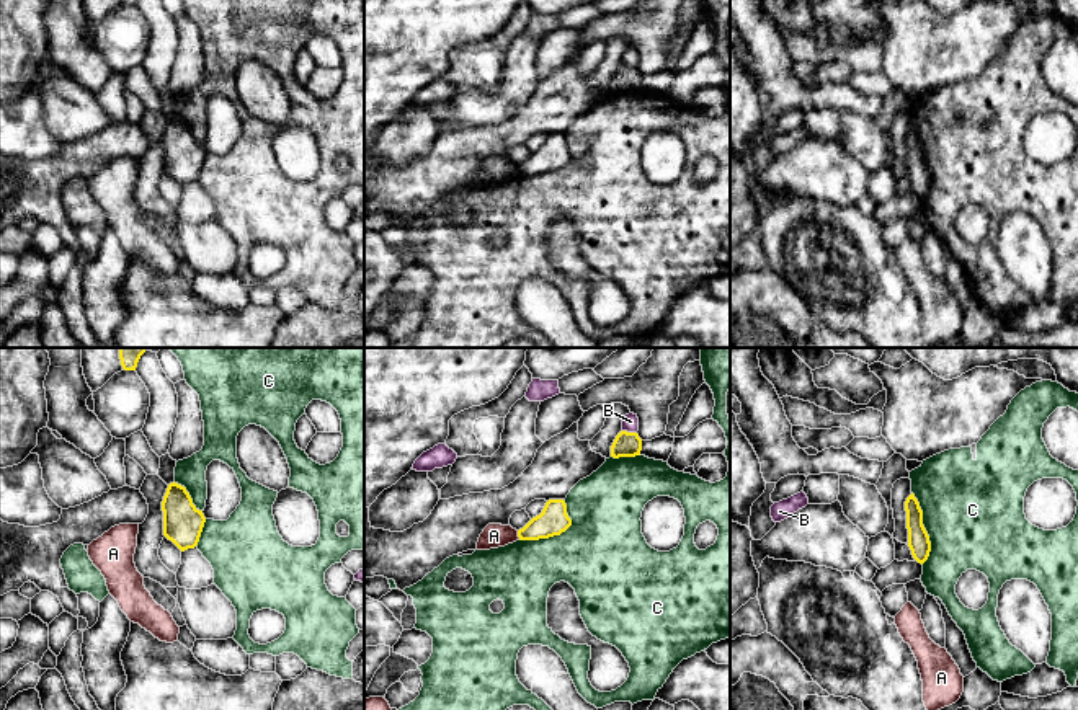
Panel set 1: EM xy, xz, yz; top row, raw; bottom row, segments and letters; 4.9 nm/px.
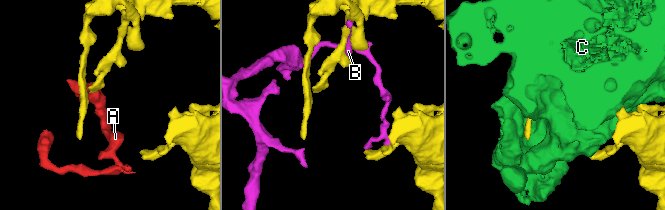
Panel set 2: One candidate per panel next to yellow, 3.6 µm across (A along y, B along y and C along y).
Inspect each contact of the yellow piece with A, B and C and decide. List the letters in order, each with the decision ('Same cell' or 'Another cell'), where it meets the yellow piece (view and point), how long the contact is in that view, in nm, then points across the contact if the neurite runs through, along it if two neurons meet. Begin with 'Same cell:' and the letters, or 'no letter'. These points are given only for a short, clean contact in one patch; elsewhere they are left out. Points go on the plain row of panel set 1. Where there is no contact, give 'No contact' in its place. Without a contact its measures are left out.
Same cell: no letter
A: Another cell. Touches yellow at xz (518, 170). Shared border 50 nm. Boundary: xz (516, 165), (520, 173)
B: Another cell. Touches yellow at xz (629, 67). Shared border 70 nm
C: Another cell. Touches yellow at xz (556, 168). Shared border 300 nm

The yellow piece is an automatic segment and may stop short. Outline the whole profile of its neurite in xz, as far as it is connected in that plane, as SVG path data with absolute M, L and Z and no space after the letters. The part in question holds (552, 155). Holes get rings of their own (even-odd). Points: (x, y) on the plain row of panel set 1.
M549 134L542 147L518 165L519 175L539 175L560 170L572 160L564 134Z

